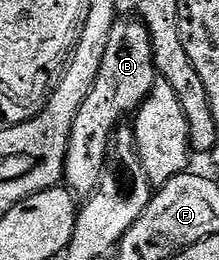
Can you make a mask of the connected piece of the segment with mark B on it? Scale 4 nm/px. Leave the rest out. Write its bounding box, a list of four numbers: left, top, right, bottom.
[63,18,158,198]

